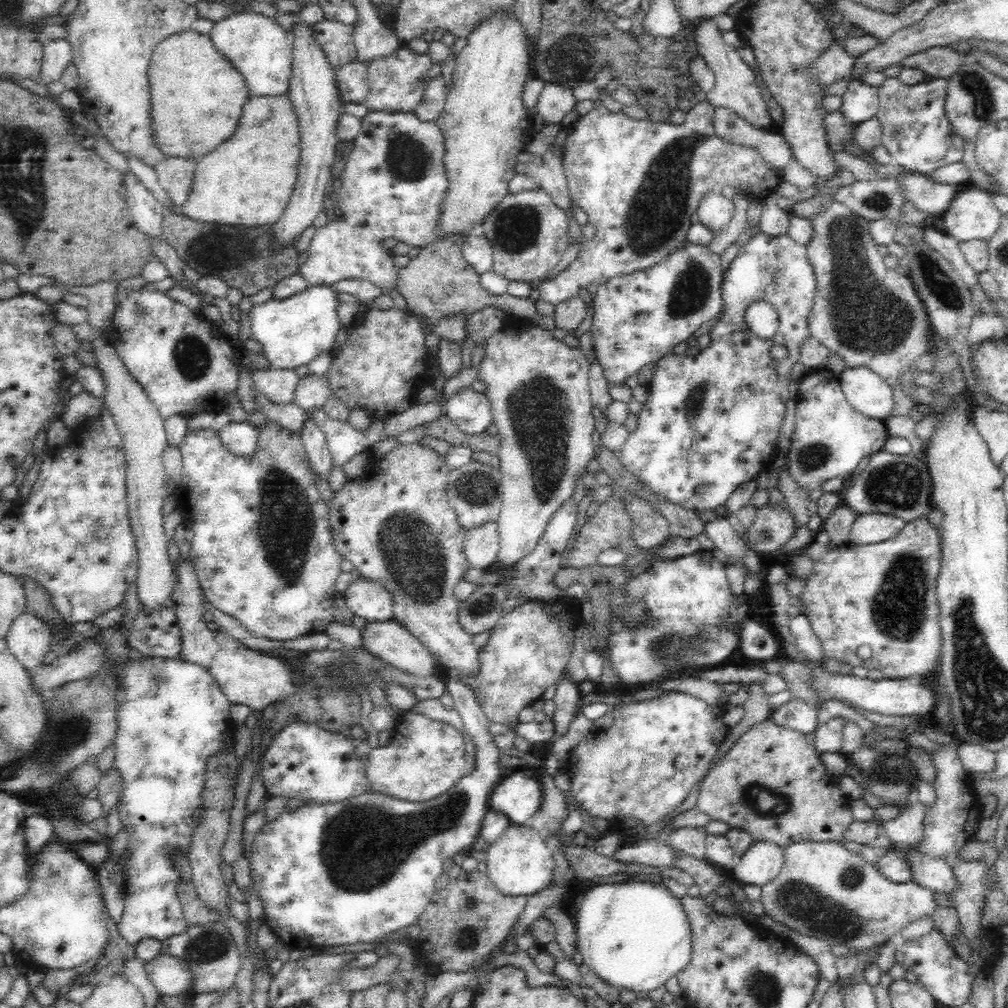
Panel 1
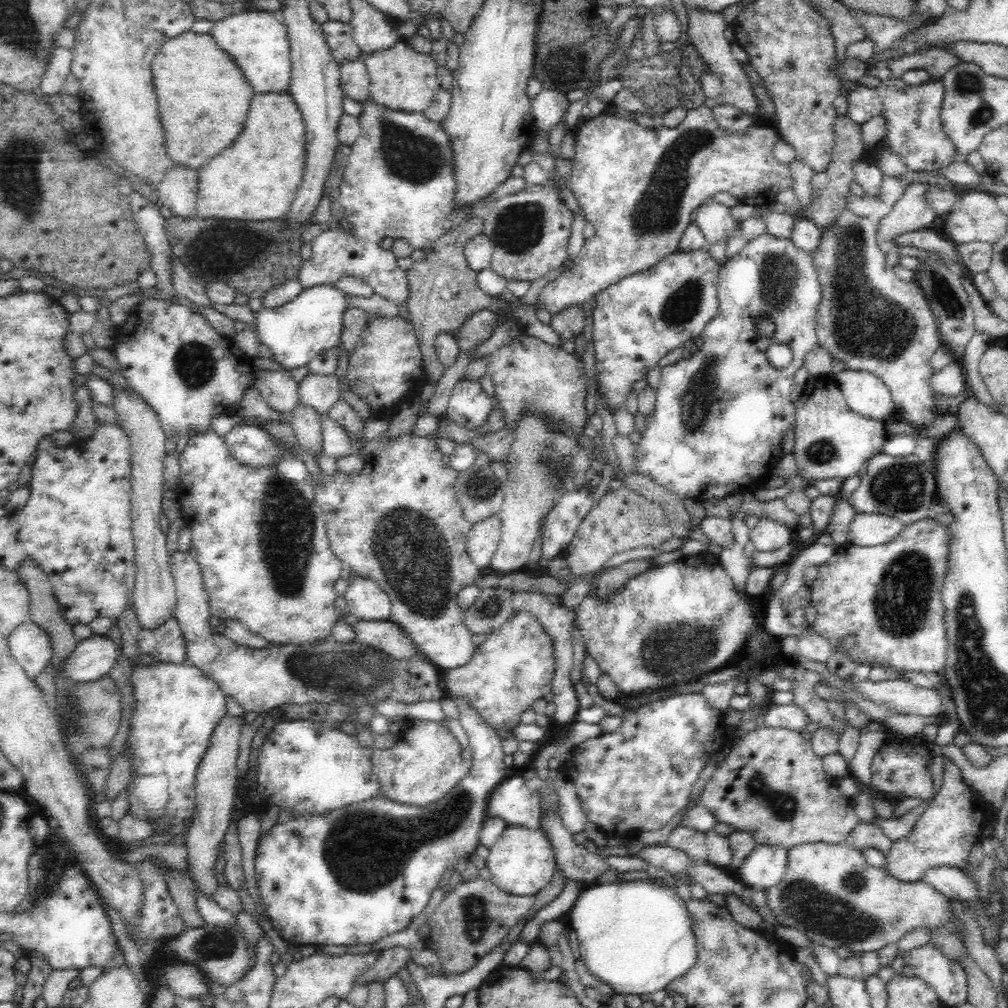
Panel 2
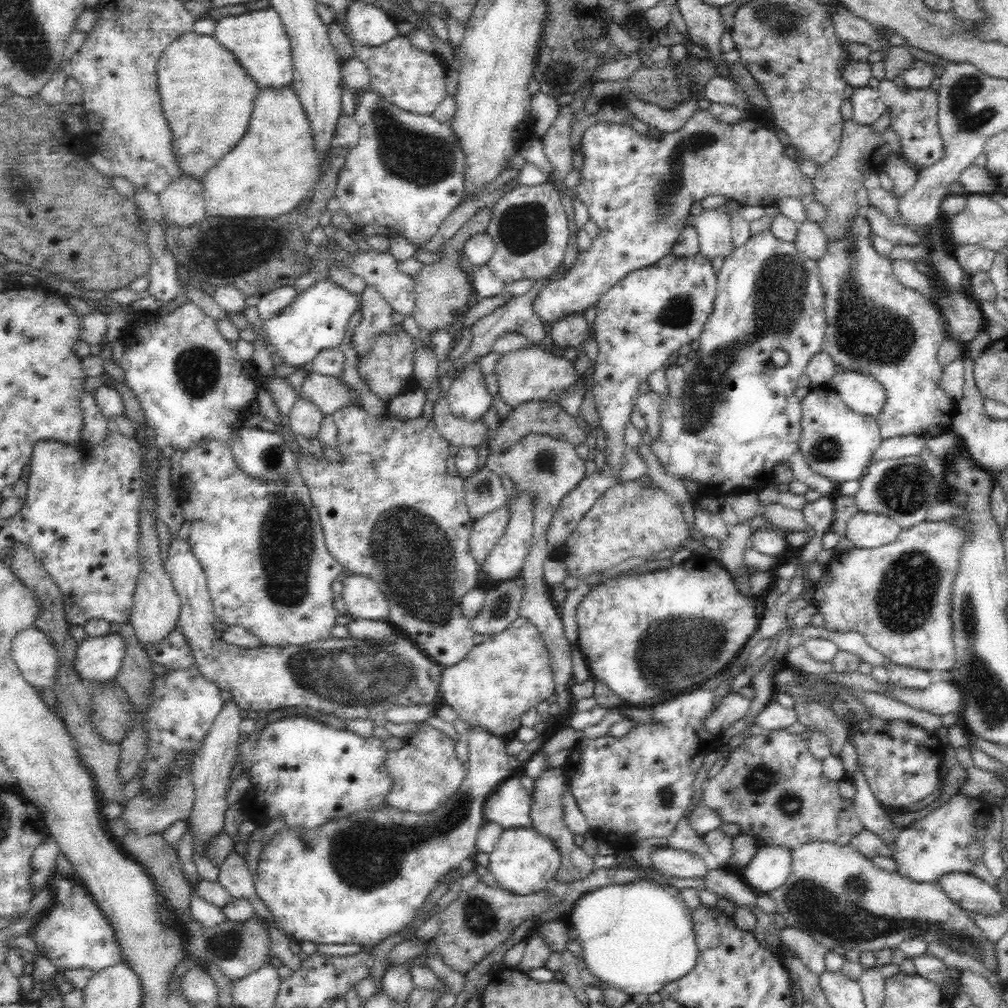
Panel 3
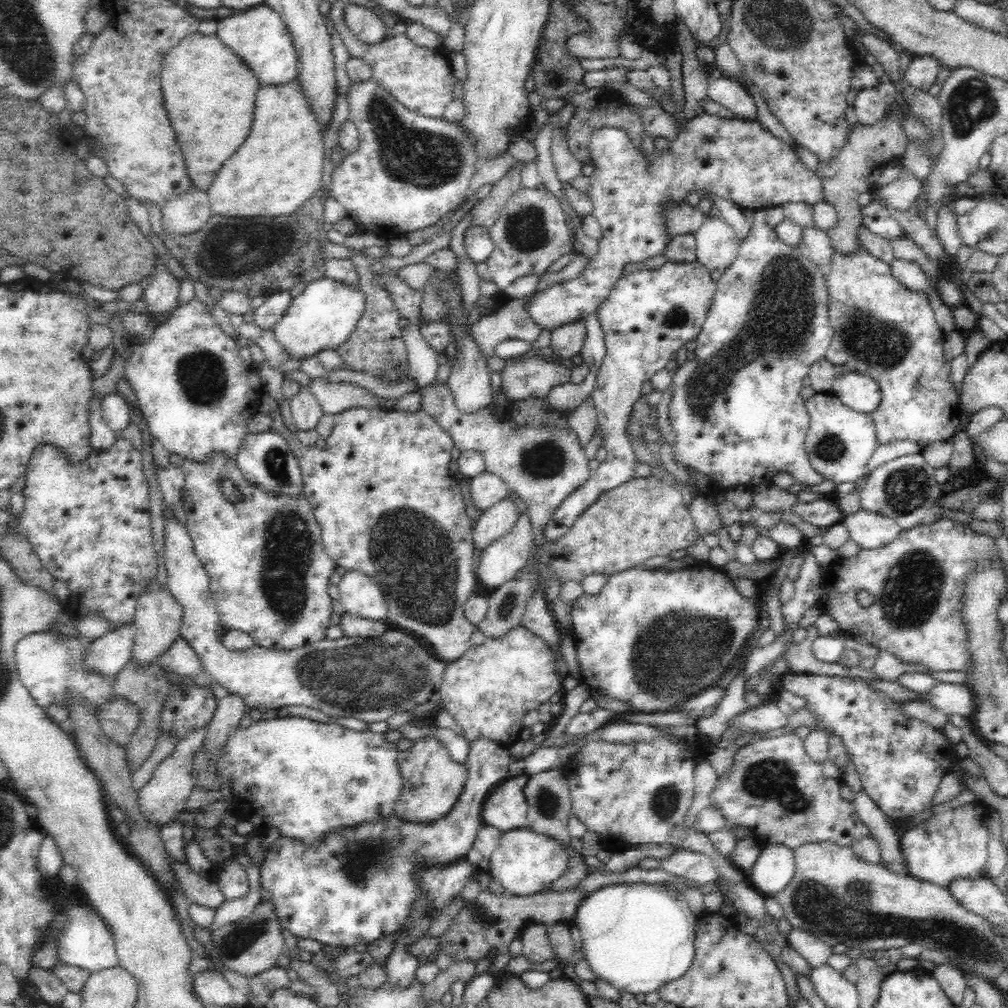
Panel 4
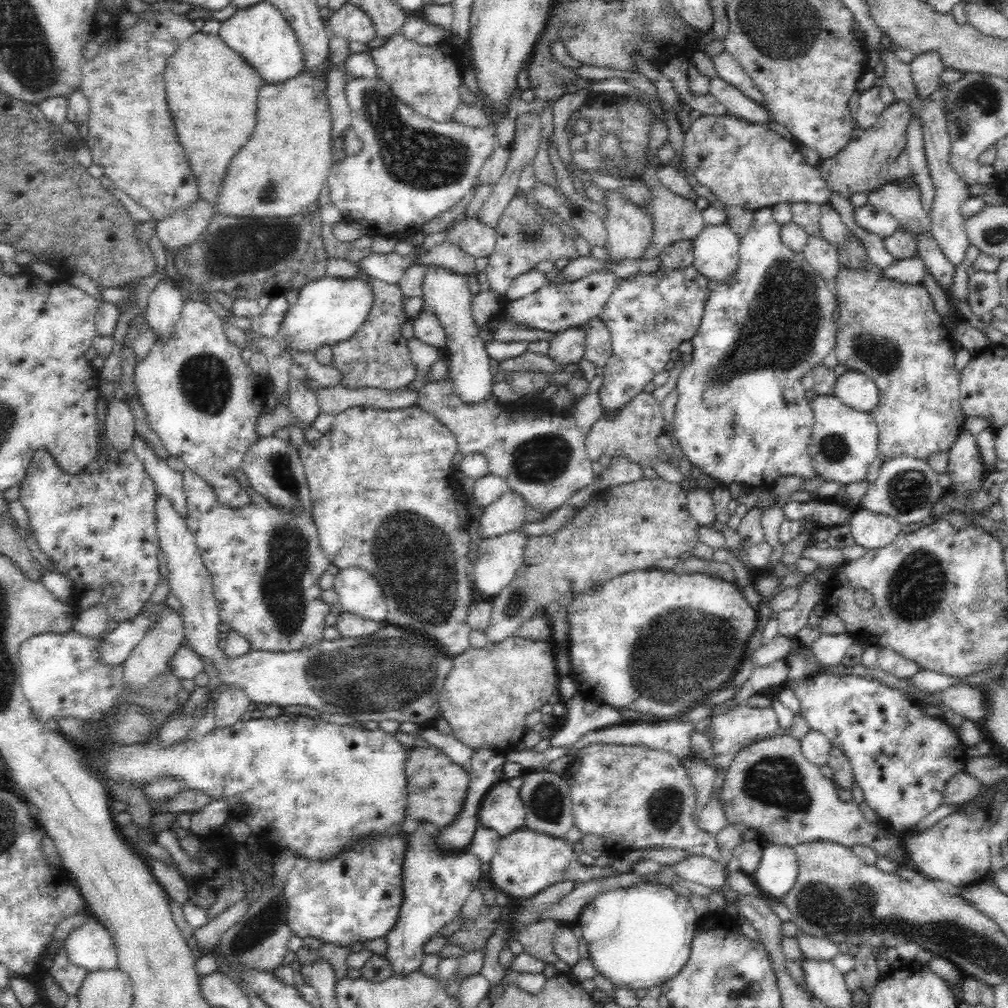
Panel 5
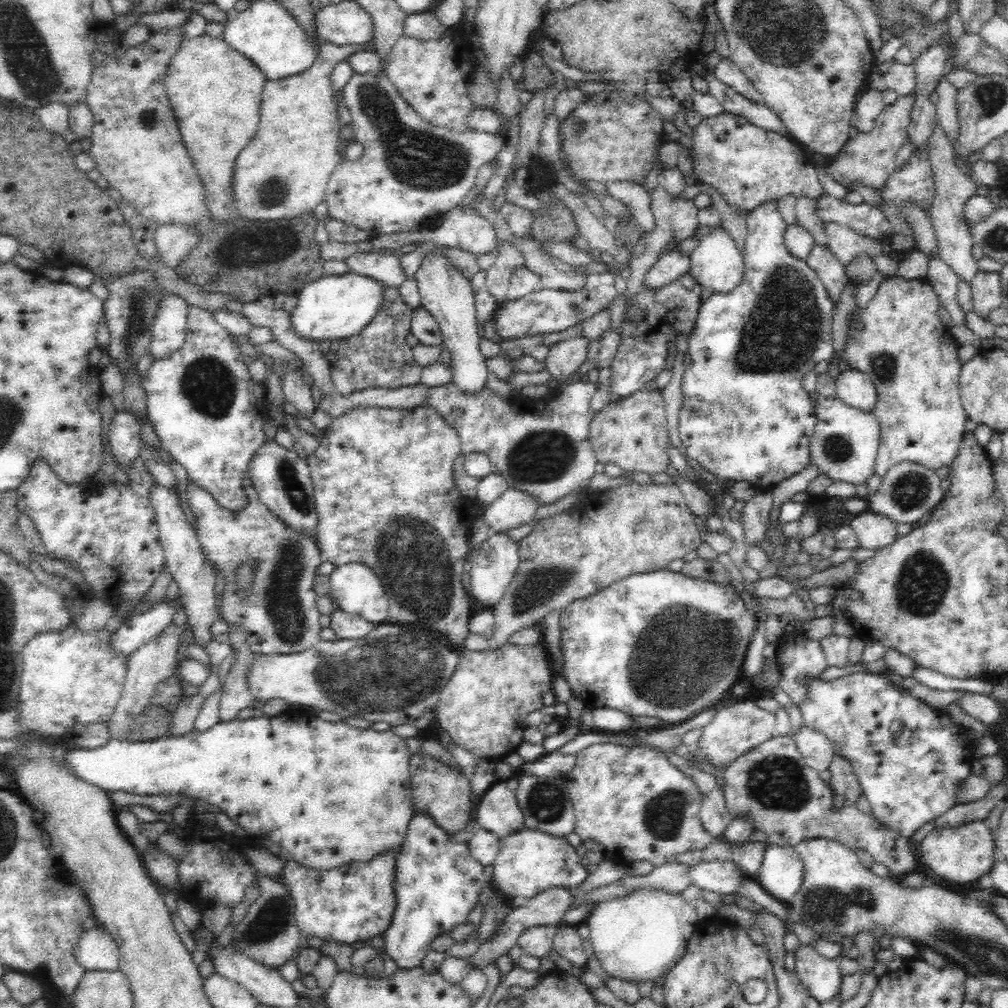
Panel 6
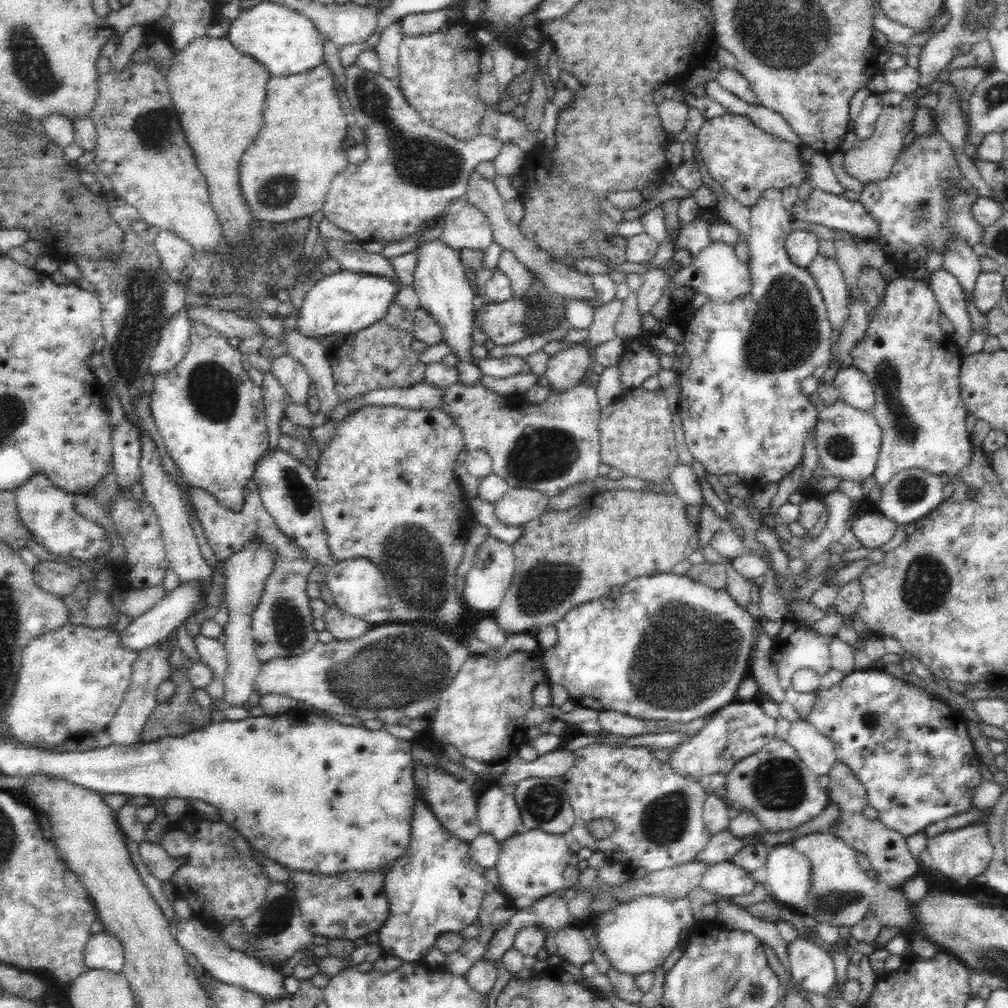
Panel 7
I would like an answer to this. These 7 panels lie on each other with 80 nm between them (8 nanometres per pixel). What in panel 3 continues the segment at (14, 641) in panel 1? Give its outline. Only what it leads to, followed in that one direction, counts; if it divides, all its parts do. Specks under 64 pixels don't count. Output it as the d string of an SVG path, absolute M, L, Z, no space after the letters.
M30 626L30 628L22 630L12 640L11 653L24 680L30 686L33 686L38 693L41 693L43 689L54 691L54 686L56 686L56 672L58 672L58 651L56 651L52 641L44 632L38 630L35 626Z

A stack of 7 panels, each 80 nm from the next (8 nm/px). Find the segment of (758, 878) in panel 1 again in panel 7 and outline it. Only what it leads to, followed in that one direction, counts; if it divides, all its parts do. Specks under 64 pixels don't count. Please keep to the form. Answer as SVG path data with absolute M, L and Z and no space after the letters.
M791 844L768 847L764 867L767 872L764 886L773 894L773 900L776 902L798 906L808 896L810 882L812 882L810 859L798 852L798 850L795 850Z

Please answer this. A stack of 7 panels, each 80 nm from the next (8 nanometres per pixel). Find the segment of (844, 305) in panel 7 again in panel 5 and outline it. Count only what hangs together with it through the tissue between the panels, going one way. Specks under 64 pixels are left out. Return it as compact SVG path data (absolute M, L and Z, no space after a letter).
M809 234L805 244L803 256L806 261L816 273L820 274L828 286L834 286L839 272L839 252L824 239L824 236Z

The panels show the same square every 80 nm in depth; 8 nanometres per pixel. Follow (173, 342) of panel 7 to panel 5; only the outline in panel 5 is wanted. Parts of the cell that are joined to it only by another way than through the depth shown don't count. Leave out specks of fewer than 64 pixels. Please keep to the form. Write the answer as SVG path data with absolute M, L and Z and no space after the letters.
M161 280L147 298L145 320L157 338L168 338L185 303L182 290L169 280Z

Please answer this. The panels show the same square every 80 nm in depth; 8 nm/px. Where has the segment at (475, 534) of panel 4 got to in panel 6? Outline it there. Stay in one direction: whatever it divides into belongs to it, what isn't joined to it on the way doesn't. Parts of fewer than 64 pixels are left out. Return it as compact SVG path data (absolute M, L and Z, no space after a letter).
M510 488L485 507L482 517L491 530L490 534L505 533L521 524L533 523L534 513L540 506L536 498Z

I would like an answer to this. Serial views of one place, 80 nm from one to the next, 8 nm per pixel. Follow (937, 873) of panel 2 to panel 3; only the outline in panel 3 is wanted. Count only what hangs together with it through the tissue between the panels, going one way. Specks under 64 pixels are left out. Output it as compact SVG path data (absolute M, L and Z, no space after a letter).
M948 872L934 880L958 906L986 916L1000 914L1006 908L1000 893L972 873Z

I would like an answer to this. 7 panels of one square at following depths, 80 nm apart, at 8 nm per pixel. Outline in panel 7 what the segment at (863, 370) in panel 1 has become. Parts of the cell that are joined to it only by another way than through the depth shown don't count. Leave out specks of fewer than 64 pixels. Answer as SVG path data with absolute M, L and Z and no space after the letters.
M851 365L840 368L833 380L838 389L840 398L850 406L863 411L871 412L875 405L873 386L866 374Z

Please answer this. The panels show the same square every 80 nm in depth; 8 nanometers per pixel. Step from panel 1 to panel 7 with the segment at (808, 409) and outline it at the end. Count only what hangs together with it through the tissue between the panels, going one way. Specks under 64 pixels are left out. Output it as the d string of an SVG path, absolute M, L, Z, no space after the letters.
M842 399L836 400L834 404L823 404L820 401L816 407L814 445L818 451L818 462L826 474L860 483L873 476L880 452L881 428L872 412L854 408Z

